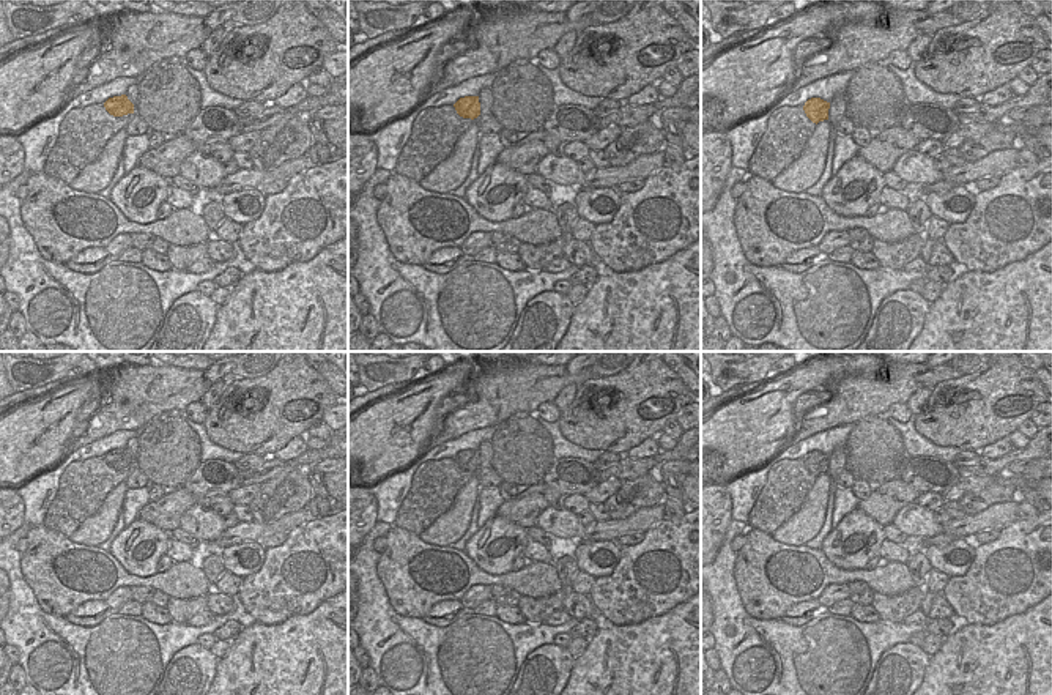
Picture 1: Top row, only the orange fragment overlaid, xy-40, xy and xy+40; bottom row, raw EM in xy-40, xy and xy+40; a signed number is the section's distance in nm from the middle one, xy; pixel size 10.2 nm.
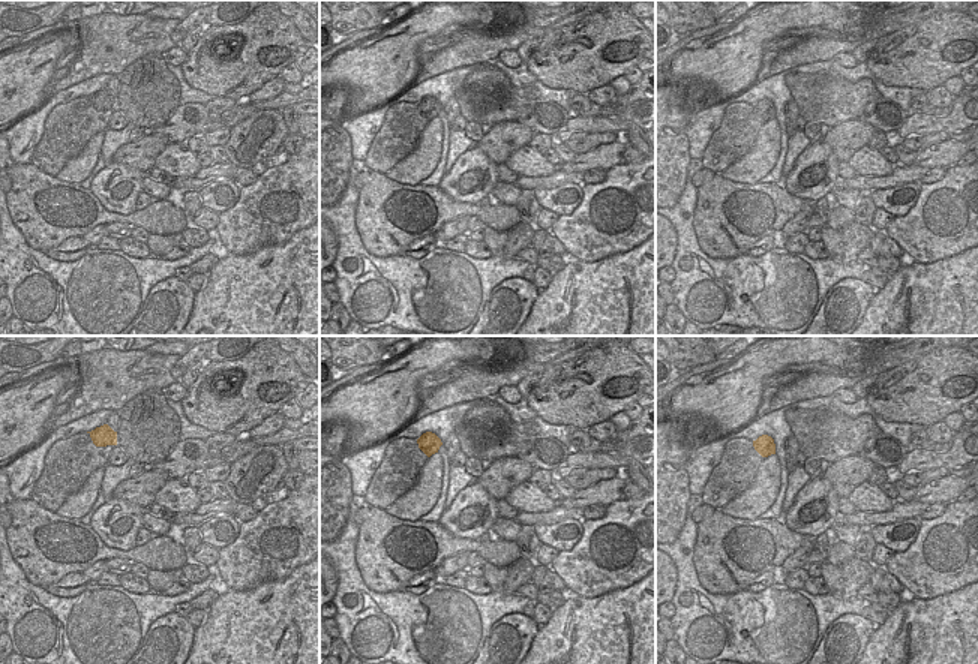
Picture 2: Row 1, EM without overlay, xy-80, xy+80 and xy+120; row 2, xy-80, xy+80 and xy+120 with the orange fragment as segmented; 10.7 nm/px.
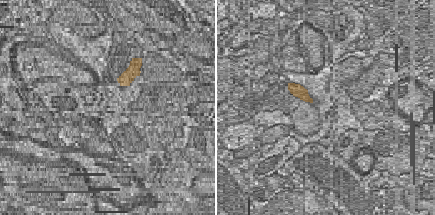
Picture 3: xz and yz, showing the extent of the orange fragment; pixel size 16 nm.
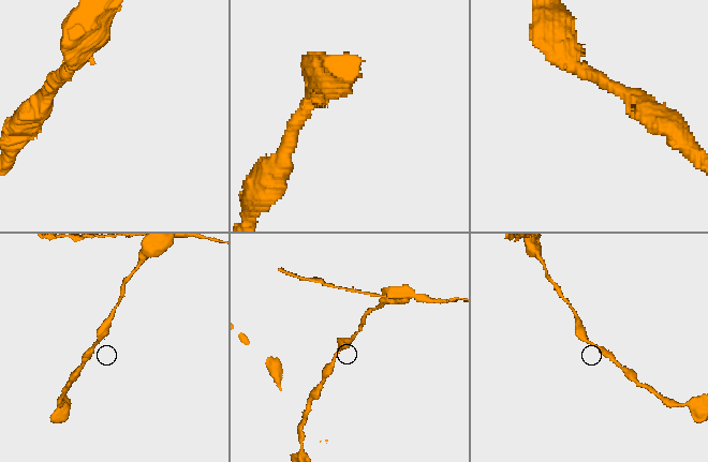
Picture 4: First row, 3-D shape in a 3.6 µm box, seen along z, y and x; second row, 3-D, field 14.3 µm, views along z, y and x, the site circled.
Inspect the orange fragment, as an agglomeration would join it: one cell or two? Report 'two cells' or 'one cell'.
one cell

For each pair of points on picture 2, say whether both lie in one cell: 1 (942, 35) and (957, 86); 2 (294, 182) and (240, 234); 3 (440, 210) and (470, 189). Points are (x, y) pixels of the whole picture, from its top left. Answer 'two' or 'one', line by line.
1: two
2: one
3: two

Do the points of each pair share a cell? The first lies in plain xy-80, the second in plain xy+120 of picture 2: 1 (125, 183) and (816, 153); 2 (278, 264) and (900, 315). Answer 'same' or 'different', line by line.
1: same
2: same

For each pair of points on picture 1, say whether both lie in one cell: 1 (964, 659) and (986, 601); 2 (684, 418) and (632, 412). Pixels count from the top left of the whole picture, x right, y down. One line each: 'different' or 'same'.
1: different
2: different

